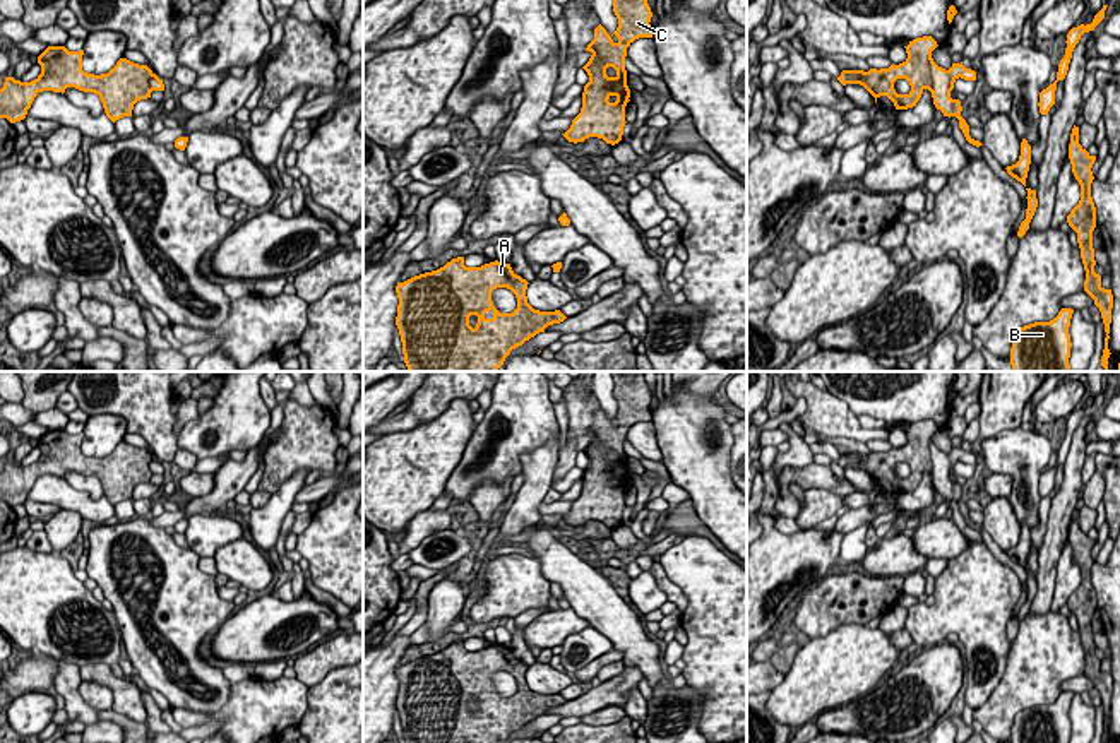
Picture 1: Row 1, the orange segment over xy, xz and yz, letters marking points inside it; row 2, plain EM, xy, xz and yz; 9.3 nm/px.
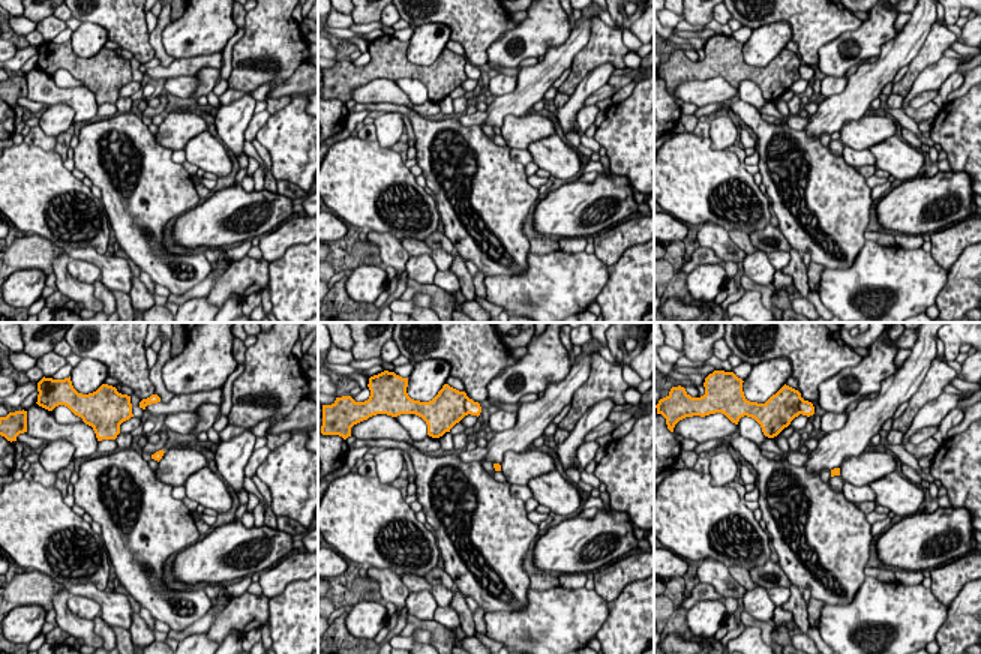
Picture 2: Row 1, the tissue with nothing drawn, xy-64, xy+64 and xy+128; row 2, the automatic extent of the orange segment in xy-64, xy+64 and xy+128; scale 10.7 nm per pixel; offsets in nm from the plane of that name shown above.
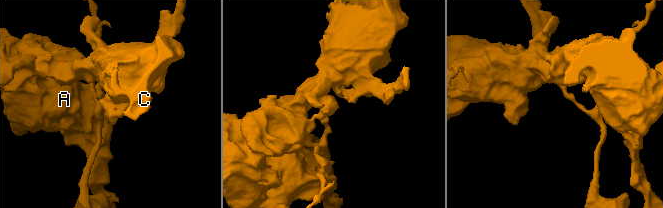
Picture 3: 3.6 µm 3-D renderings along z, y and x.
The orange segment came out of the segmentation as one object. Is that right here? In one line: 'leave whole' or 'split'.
split

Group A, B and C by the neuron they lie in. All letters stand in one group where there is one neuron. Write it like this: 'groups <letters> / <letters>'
groups A C / B

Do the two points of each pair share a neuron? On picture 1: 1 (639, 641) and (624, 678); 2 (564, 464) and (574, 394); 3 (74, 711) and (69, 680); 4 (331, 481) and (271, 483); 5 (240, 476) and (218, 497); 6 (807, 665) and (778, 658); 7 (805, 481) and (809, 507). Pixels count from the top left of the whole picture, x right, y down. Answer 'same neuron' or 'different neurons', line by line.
1: different neurons
2: same neuron
3: same neuron
4: different neurons
5: same neuron
6: different neurons
7: different neurons

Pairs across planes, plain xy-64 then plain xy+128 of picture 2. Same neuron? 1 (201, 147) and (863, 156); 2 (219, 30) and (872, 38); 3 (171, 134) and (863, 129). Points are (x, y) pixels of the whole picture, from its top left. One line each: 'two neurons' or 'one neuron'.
1: two neurons
2: one neuron
3: one neuron

